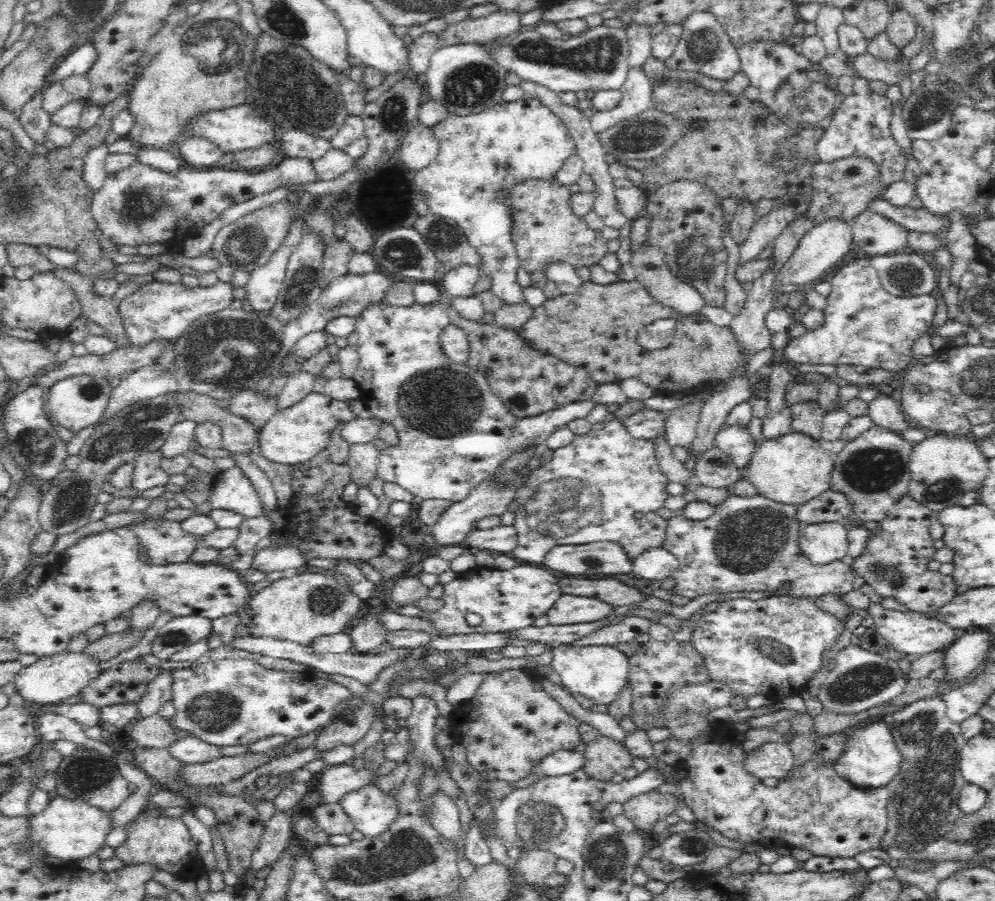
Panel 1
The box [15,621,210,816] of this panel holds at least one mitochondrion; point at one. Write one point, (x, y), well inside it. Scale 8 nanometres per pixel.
(86, 775)

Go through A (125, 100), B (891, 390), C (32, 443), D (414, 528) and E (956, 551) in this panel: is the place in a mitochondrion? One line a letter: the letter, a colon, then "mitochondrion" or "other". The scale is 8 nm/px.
A: other
B: other
C: mitochondrion
D: other
E: other

